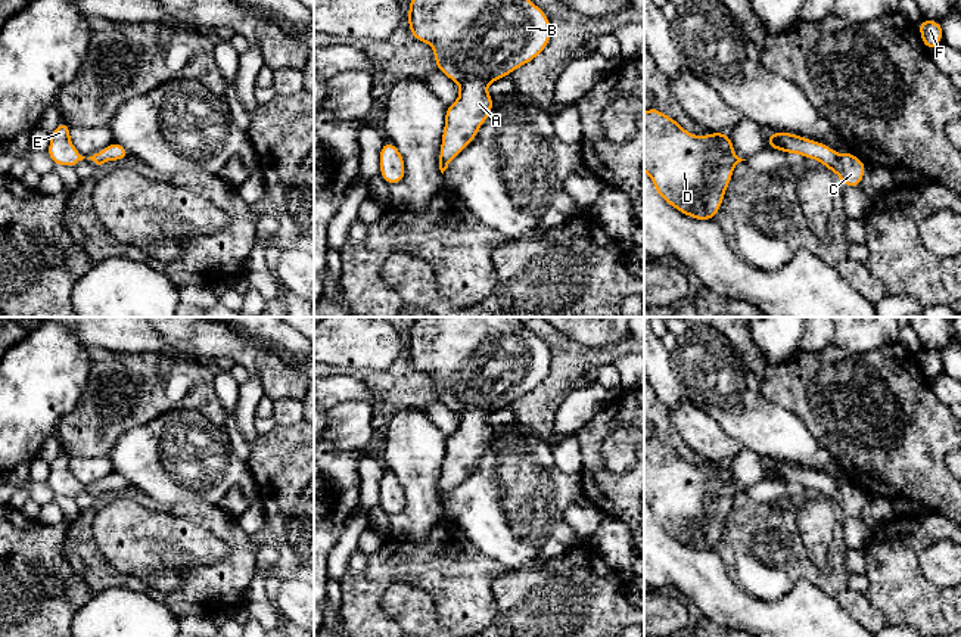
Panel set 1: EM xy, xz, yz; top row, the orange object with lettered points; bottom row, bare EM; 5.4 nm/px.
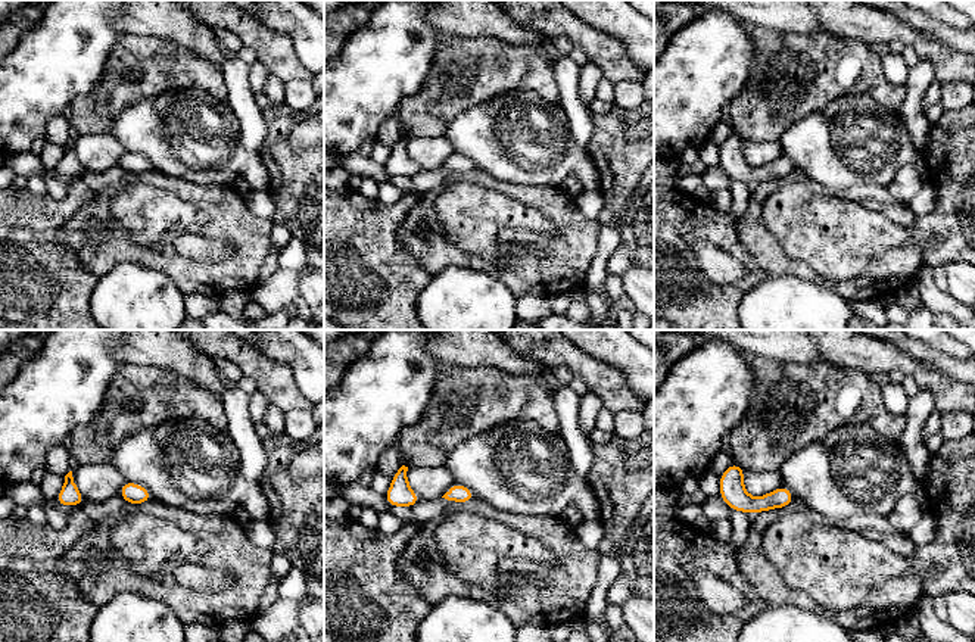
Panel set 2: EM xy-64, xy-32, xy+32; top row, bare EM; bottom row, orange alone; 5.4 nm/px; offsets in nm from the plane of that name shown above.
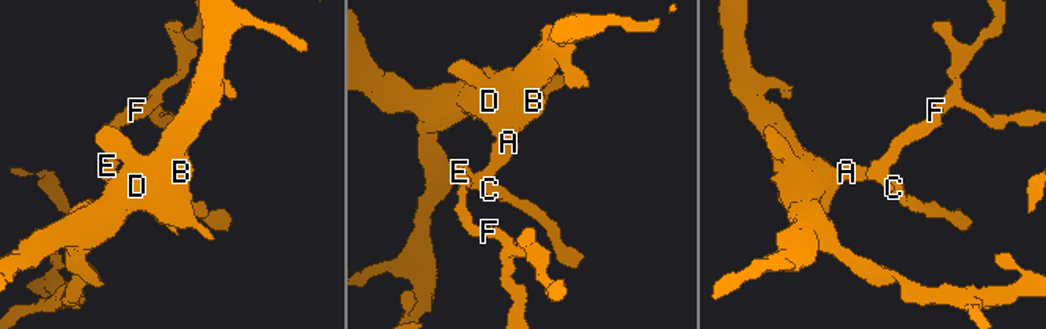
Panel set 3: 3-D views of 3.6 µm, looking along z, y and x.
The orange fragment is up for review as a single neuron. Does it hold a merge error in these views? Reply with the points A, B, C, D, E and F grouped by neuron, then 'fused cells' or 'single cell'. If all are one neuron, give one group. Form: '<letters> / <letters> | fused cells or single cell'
A B C D E F | single cell

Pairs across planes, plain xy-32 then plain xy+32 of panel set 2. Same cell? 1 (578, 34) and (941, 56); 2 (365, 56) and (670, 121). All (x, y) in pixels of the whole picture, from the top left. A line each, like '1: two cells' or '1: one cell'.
1: one cell
2: one cell

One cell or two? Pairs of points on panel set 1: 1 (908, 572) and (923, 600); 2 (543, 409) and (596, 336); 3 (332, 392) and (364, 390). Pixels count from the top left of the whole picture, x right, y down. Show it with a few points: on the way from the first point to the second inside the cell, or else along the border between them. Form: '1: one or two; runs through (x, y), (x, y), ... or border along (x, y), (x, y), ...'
1: one; runs through (908, 580), (908, 586), (916, 593)
2: two; border along (571, 339), (588, 347), (605, 347), (622, 341)
3: one; runs through (339, 390), (357, 390)

